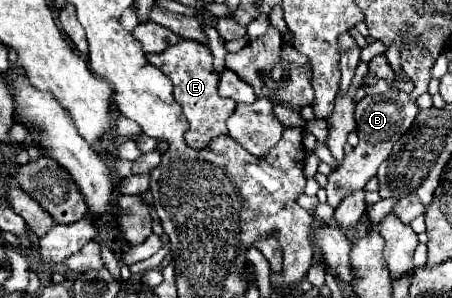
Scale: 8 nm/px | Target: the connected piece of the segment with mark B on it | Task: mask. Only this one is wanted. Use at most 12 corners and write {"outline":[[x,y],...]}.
{"outline":[[399,89],[355,107],[359,145],[329,175],[327,203],[375,177],[413,125],[417,103]]}

